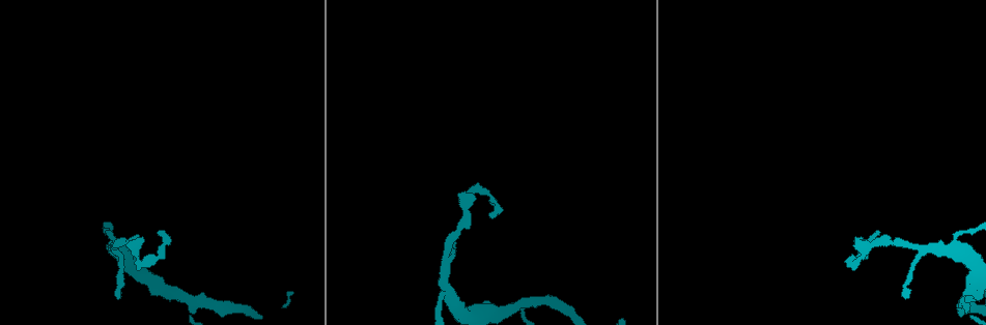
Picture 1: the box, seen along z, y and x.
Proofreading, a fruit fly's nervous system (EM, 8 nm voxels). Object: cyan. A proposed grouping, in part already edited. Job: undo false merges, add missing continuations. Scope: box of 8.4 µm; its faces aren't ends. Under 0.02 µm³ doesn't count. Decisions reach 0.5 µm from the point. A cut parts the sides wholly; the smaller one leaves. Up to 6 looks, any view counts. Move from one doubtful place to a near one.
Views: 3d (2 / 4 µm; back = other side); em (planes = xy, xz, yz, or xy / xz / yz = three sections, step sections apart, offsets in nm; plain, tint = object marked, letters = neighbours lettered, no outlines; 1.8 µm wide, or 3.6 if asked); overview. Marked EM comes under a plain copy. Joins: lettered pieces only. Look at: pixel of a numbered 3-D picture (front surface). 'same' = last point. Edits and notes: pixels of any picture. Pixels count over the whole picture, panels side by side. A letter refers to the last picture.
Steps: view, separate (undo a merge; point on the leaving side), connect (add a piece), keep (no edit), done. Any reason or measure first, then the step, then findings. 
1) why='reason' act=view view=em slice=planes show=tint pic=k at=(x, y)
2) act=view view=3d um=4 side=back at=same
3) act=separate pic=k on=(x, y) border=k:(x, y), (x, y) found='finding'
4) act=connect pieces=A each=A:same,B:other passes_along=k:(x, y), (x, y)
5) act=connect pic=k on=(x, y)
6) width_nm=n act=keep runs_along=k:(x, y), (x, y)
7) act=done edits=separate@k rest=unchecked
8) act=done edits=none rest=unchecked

why='tapers out' act=view view=em slice=yz step=16 show=letters pic=1 at=(159, 232)

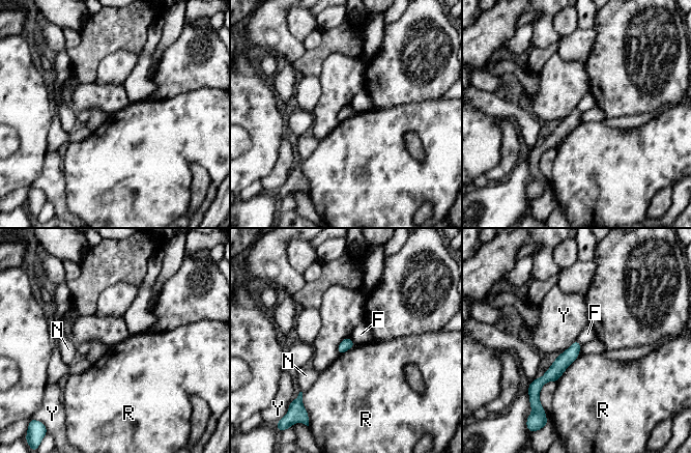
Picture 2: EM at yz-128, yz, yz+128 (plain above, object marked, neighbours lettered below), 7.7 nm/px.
width_nm=90 act=keep each=F:other,N:other,R:other,Y:other border=2:(579, 355), (555, 381) found='none of them fits'

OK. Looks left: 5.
why='three-way junction' act=view view=3d um=2 pic=1 at=(121, 251)

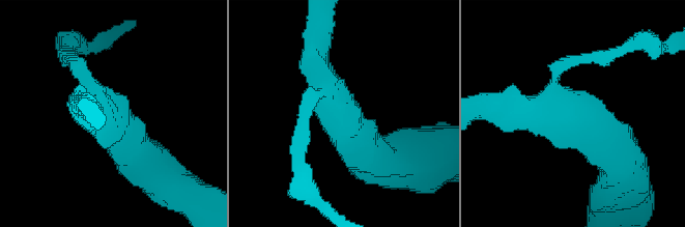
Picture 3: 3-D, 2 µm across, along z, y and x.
act=view view=em slice=planes show=letters pic=3 at=(332, 103)

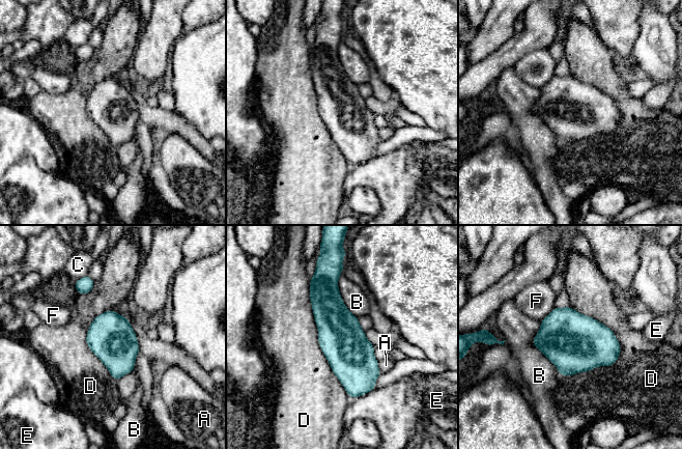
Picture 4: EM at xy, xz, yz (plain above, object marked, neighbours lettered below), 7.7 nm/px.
width_nm=360 act=keep each=A:other,B:other,C:other,D:other,E:other,F:other border=4:(567, 304), (613, 331), (613, 365) found='one neuron here'

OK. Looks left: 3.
why='branch stops here' act=view view=3d um=4 pic=1 at=(119, 298)

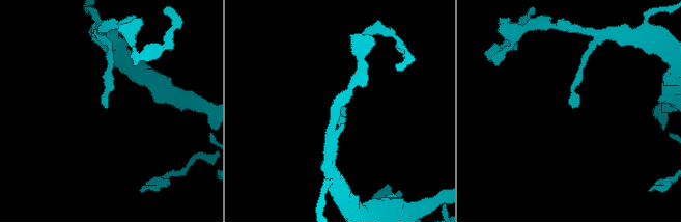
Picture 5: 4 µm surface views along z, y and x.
why='shape alone is not enough' act=view view=em slice=planes show=tint pic=5 at=(107, 104)

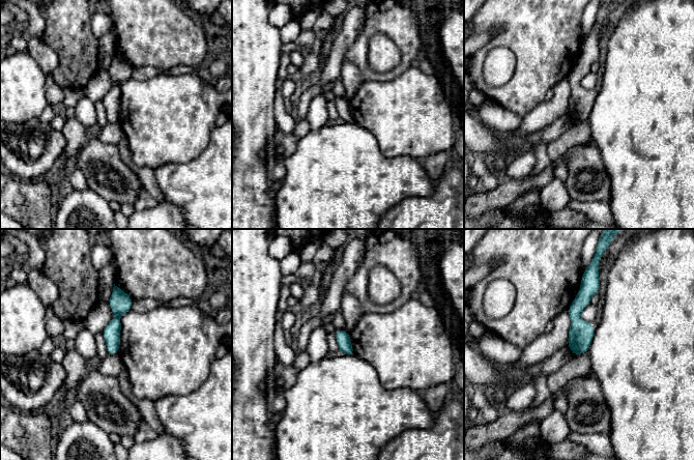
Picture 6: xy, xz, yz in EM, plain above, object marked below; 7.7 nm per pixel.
act=view view=em slice=planes show=letters at=same

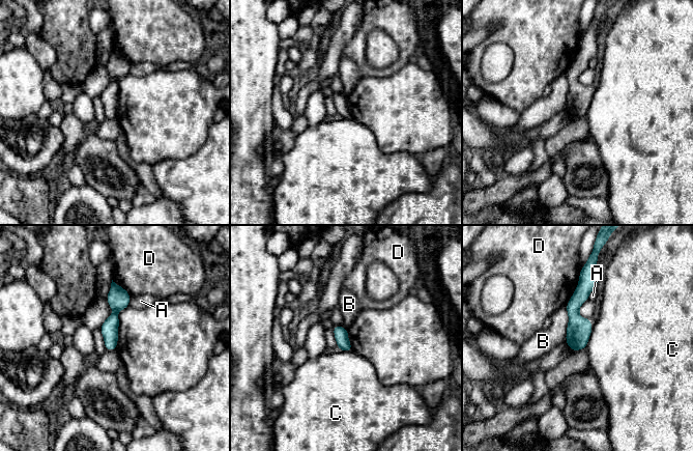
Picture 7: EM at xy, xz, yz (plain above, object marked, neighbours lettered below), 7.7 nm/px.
act=keep each=A:other,B:other,C:other,D:other runs_along=7:(583, 279), (574, 304), (574, 347) found='none of them fits'

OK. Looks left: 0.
act=done edits=none rest=unchecked

